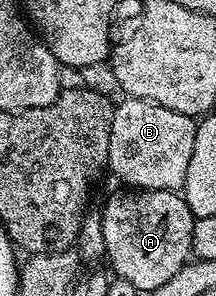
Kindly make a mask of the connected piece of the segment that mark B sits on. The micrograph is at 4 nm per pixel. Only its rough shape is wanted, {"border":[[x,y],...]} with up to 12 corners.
{"border":[[126,97],[107,168],[132,189],[184,186],[195,118]]}

